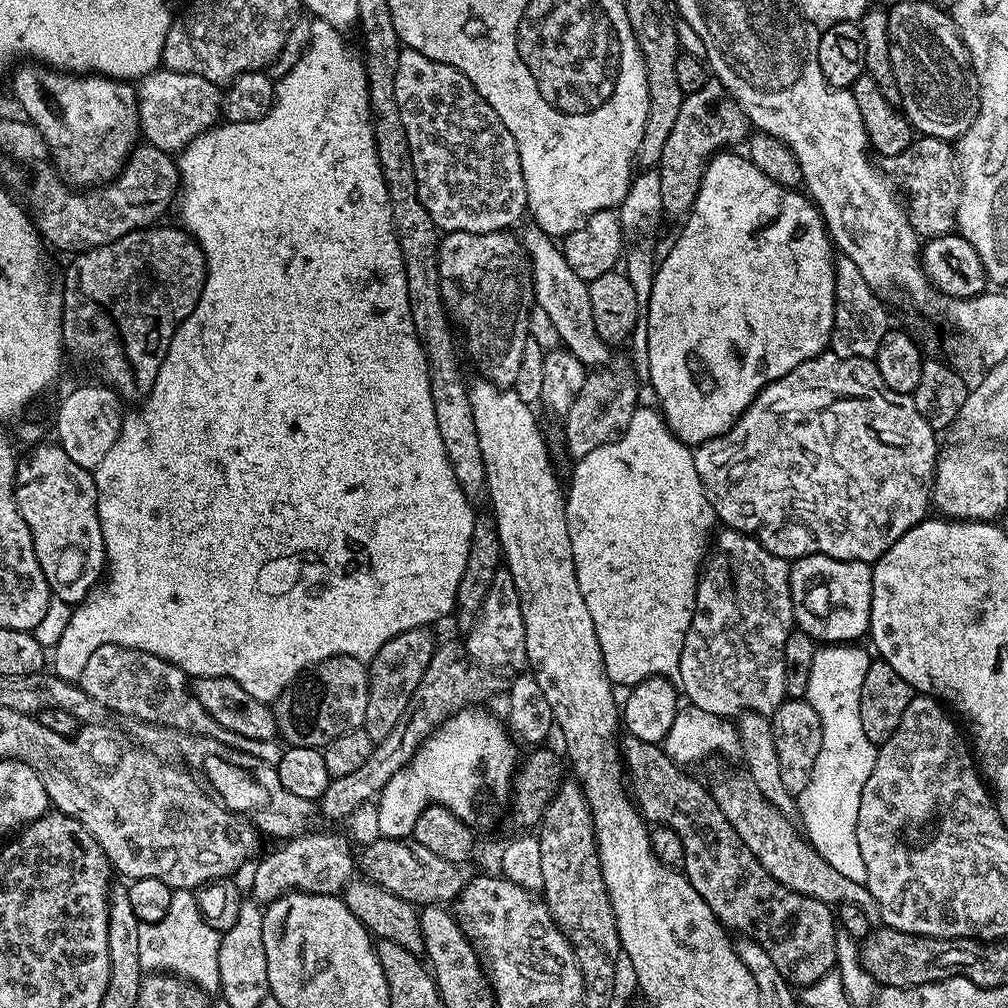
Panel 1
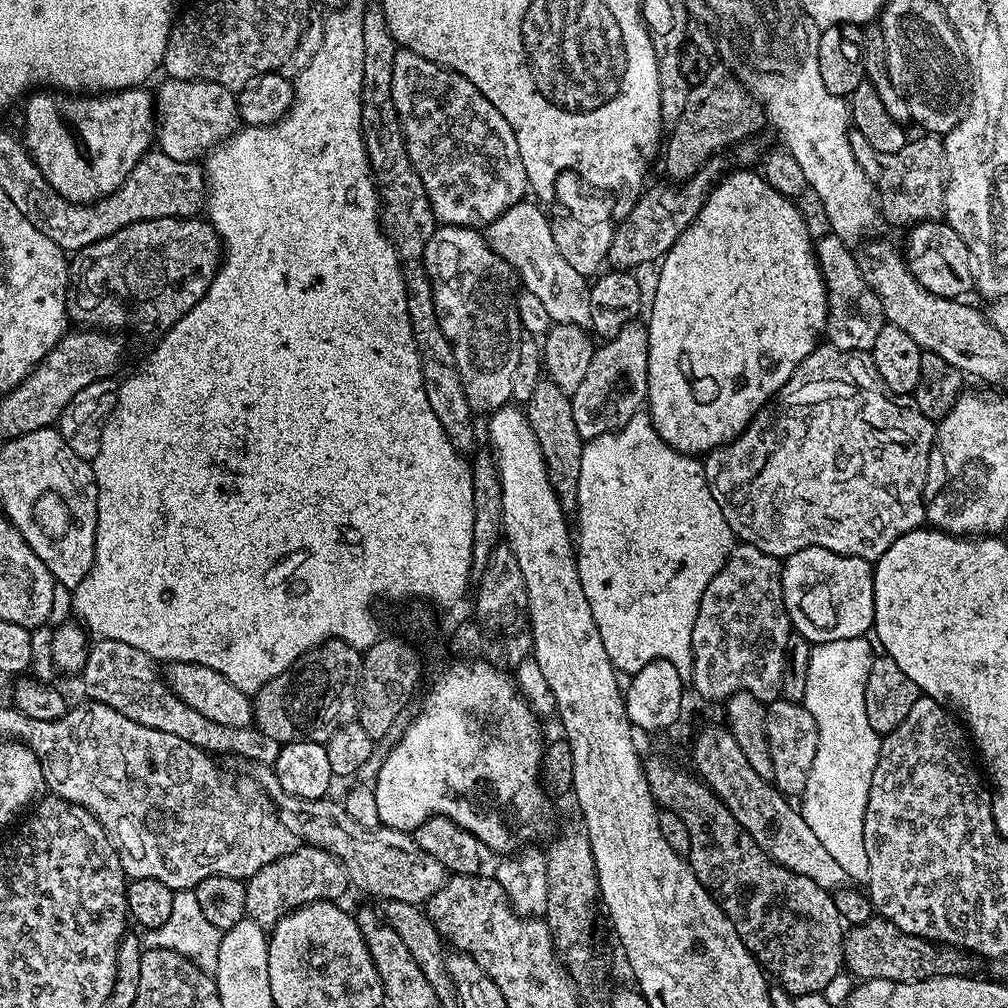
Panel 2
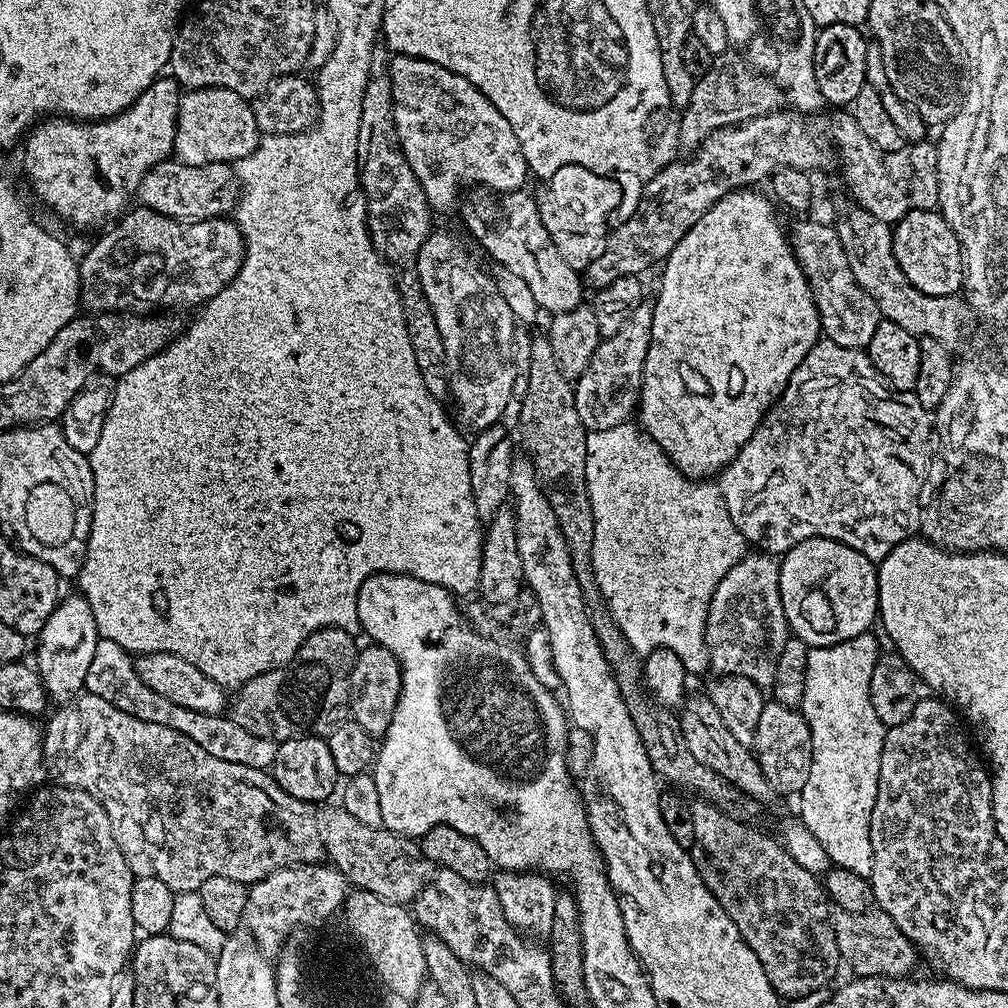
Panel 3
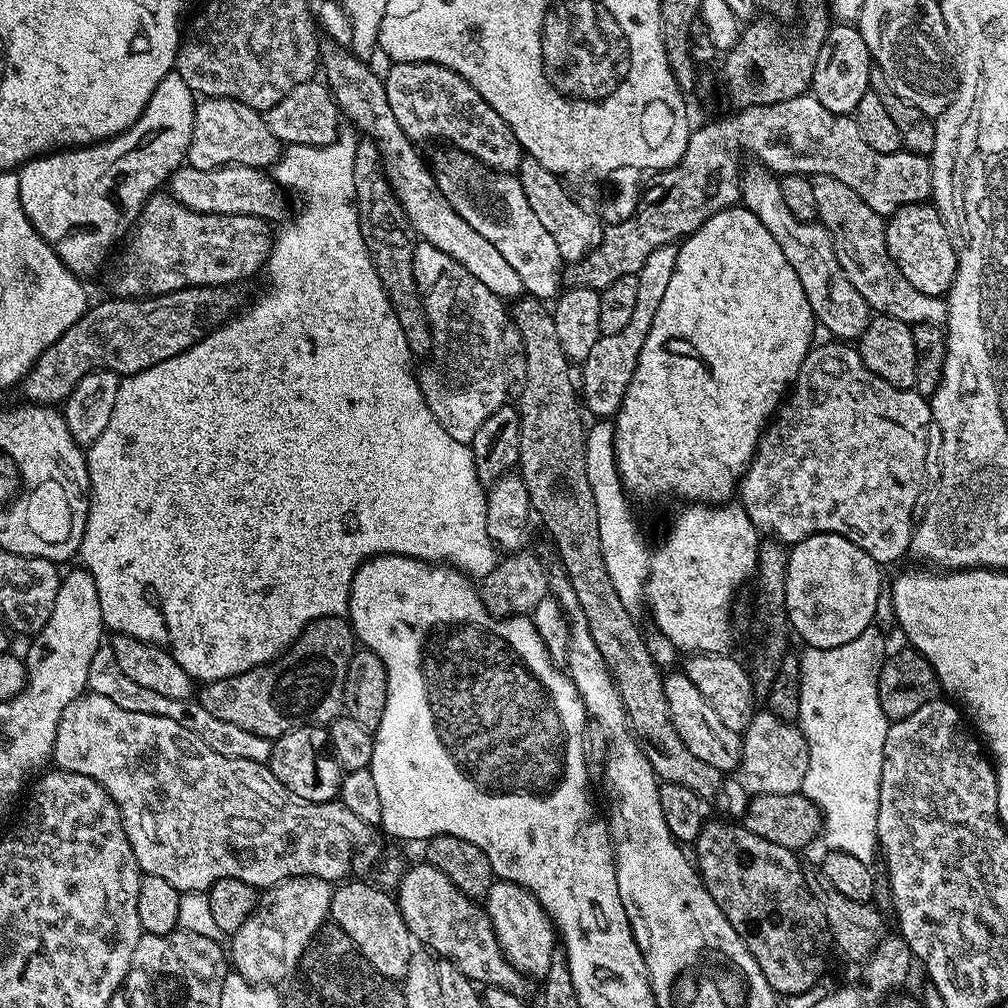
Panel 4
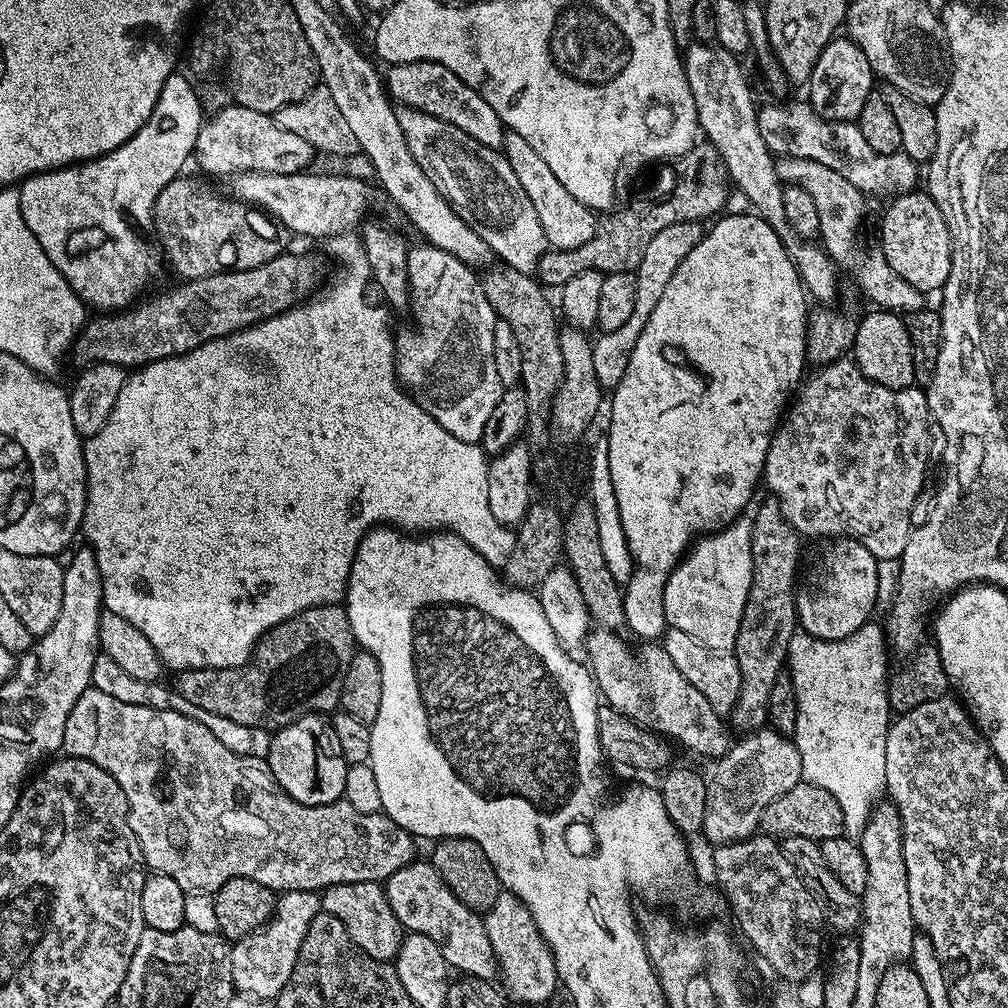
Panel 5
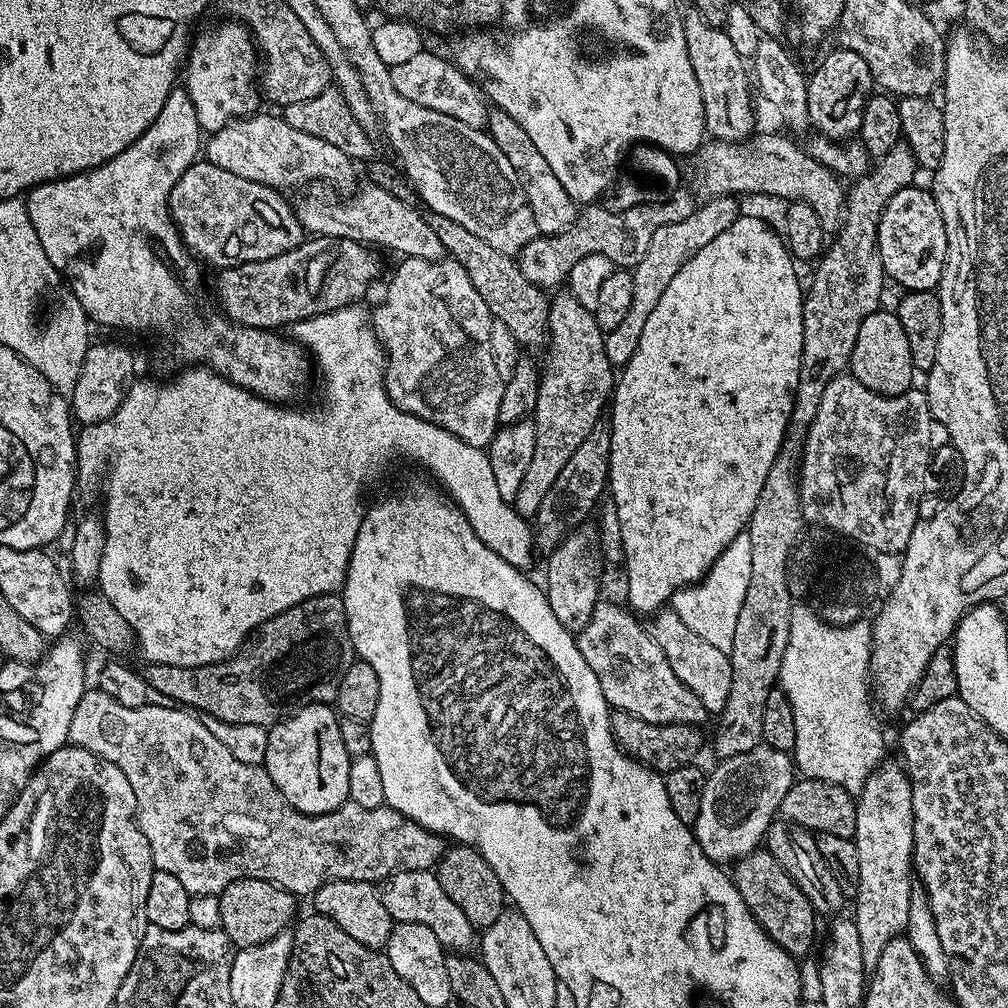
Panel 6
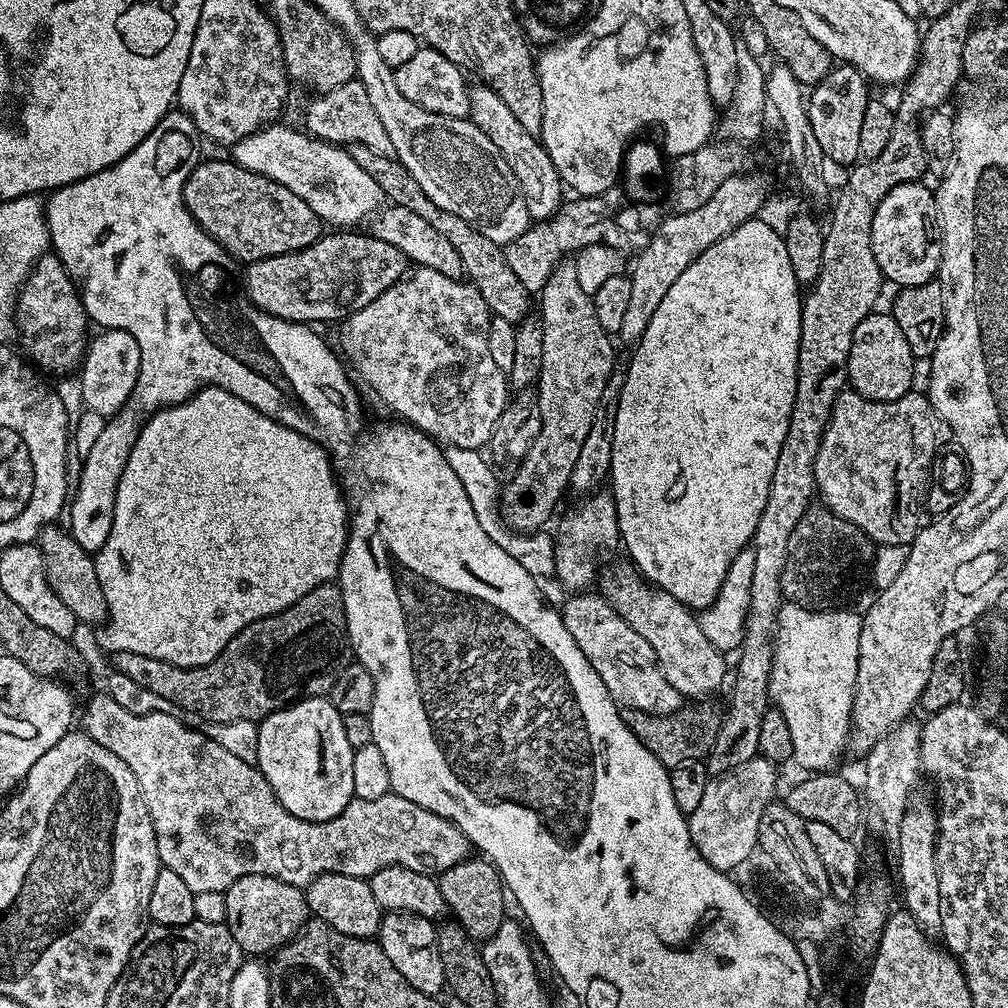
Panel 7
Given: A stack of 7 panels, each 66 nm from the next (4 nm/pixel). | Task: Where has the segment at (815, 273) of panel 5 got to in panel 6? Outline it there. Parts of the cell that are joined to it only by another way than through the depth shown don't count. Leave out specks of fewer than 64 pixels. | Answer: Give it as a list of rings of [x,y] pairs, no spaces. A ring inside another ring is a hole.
[[[692,6],[683,13],[686,50],[690,54],[690,66],[694,66],[694,78],[698,78],[698,90],[702,90],[704,127],[709,137],[718,140],[744,142],[753,135],[752,94],[748,90],[750,72],[746,60],[730,42],[724,28],[710,26],[699,10]]]

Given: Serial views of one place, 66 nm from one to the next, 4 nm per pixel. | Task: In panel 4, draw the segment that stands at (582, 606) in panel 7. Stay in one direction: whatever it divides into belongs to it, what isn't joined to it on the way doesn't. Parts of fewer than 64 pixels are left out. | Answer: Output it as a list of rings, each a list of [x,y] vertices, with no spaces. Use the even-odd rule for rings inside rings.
[[[672,670],[663,677],[666,706],[670,718],[674,722],[674,730],[678,730],[678,738],[686,742],[686,747],[702,762],[710,762],[721,774],[735,773],[740,767],[741,733],[729,730],[714,711],[714,706],[702,698],[702,690],[690,682],[690,678],[680,670]]]

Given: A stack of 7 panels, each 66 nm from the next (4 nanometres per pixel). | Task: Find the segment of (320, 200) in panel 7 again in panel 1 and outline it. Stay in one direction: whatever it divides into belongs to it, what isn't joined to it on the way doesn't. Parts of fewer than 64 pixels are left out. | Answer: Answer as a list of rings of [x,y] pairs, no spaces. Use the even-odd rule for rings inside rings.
[[[161,67],[139,81],[135,93],[141,137],[169,154],[183,152],[191,140],[217,127],[222,116],[221,89],[206,78],[198,78],[198,74],[182,74]]]

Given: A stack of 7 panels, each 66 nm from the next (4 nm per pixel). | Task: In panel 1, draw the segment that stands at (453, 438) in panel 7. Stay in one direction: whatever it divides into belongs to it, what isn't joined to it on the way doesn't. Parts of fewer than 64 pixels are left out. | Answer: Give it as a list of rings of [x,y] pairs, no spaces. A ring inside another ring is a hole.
[[[511,231],[487,232],[486,234],[466,234],[465,232],[447,233],[439,241],[436,250],[436,269],[438,270],[438,278],[440,279],[440,293],[444,299],[444,310],[448,313],[451,323],[455,325],[464,335],[464,346],[462,348],[468,351],[468,356],[472,359],[472,364],[477,368],[479,375],[483,379],[488,380],[492,384],[497,384],[499,388],[512,388],[518,378],[518,366],[522,363],[522,350],[526,350],[526,342],[529,339],[528,334],[528,313],[534,305],[534,297],[532,295],[532,263],[529,262],[528,256],[524,253],[524,246],[519,235],[511,236]]]

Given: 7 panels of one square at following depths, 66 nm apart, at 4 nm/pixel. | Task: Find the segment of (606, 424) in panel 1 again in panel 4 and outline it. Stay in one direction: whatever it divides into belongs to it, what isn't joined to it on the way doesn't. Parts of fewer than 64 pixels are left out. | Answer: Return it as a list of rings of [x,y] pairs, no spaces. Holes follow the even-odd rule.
[[[677,245],[658,246],[642,262],[642,270],[636,273],[638,278],[638,298],[634,305],[632,317],[626,326],[618,330],[618,334],[602,334],[590,354],[582,361],[584,373],[579,373],[578,388],[582,393],[582,404],[593,412],[596,418],[612,418],[622,406],[622,398],[630,386],[630,378],[634,378],[634,370],[638,366],[638,354],[642,354],[642,346],[646,343],[646,334],[650,334],[650,326],[654,322],[654,314],[658,314],[658,302],[662,302],[662,294],[666,294],[666,285],[670,283],[670,274],[674,274]]]

